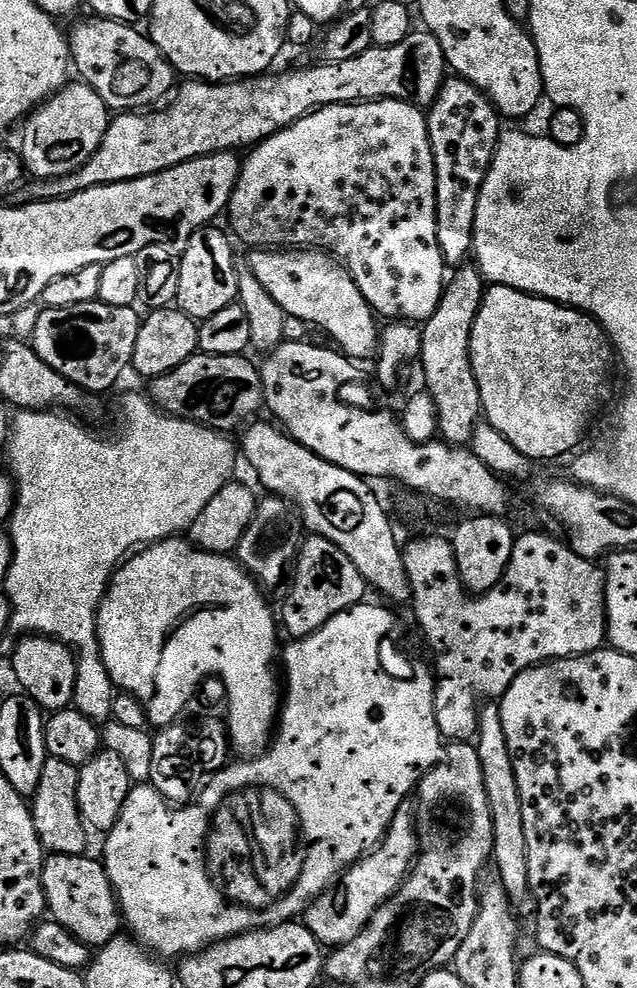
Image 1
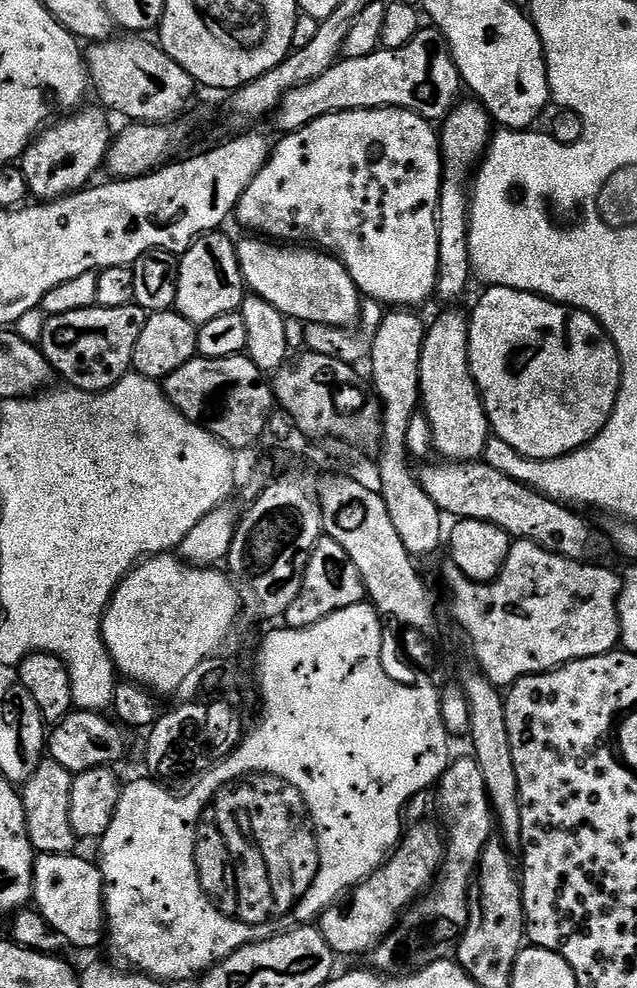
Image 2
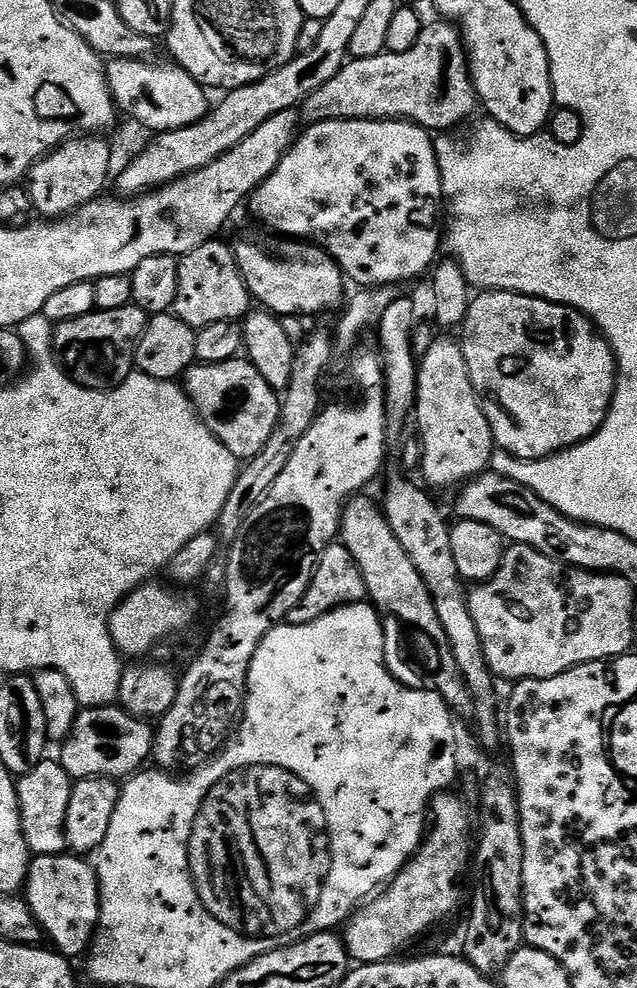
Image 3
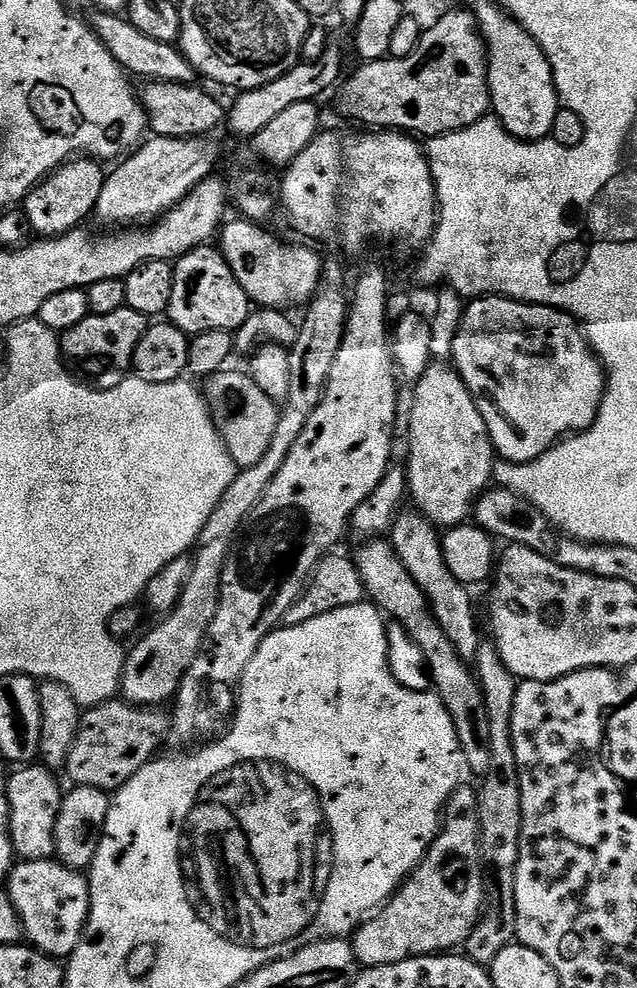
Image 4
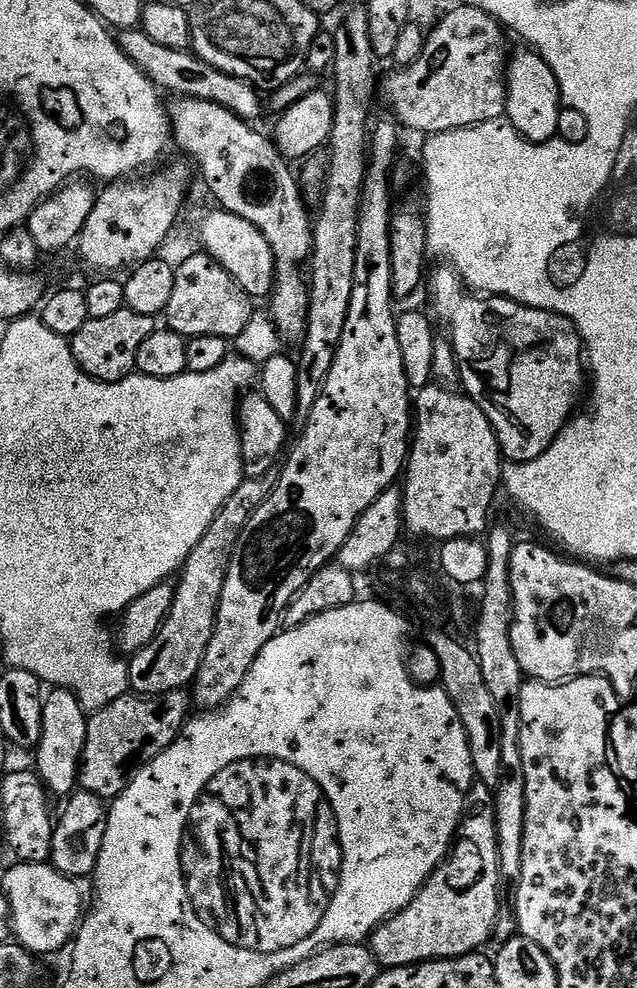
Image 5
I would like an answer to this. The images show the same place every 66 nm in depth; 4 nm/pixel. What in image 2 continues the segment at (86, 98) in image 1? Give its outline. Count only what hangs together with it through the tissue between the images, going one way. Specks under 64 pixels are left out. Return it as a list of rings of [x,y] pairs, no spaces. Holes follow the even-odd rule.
[[[85,107],[83,110],[61,119],[64,120],[61,124],[53,123],[47,130],[41,131],[36,139],[29,144],[28,151],[24,153],[19,161],[18,167],[24,172],[24,177],[28,183],[28,191],[33,197],[36,196],[37,201],[63,200],[64,197],[71,196],[73,192],[83,190],[93,183],[92,175],[99,168],[103,169],[105,167],[108,150],[112,147],[114,132],[108,129],[107,118],[109,119],[109,117],[99,107],[96,107],[97,109],[87,108]]]

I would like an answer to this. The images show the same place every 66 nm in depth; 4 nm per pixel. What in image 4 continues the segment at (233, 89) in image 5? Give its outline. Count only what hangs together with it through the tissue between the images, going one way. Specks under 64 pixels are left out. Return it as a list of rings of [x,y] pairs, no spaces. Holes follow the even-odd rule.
[[[93,11],[91,15],[90,27],[92,31],[99,36],[102,43],[110,50],[112,57],[118,61],[129,77],[141,76],[141,81],[158,84],[195,85],[197,83],[197,72],[190,66],[190,62],[176,44],[157,42],[155,38],[149,38],[123,15],[98,11]]]

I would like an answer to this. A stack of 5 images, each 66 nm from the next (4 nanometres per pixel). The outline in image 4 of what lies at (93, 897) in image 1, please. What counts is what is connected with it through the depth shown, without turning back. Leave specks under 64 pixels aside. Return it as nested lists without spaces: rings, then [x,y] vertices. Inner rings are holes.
[[[56,858],[25,860],[13,867],[6,883],[7,894],[24,923],[24,934],[31,947],[53,958],[71,956],[84,936],[88,911],[92,905],[87,875],[83,871],[68,868]]]

